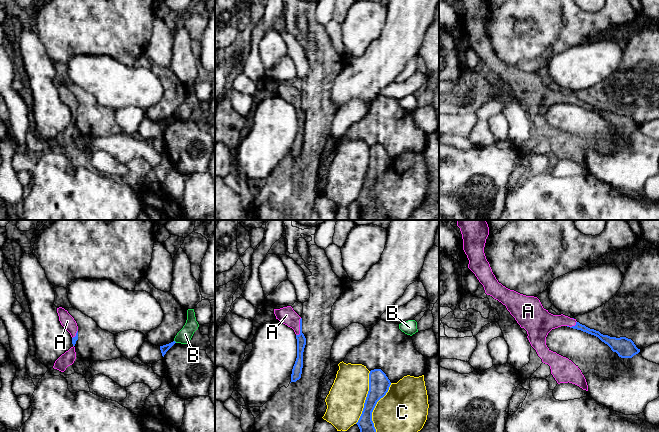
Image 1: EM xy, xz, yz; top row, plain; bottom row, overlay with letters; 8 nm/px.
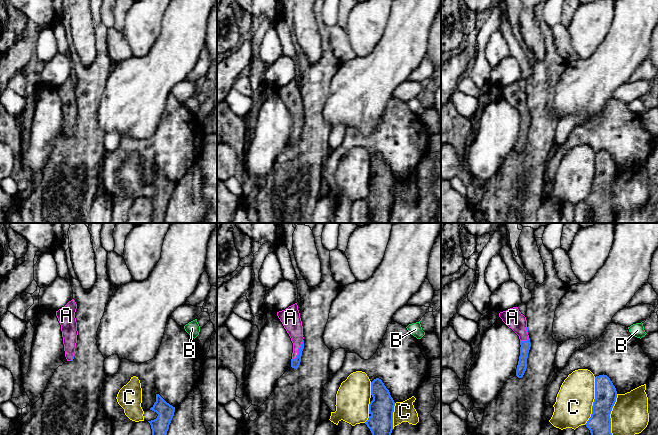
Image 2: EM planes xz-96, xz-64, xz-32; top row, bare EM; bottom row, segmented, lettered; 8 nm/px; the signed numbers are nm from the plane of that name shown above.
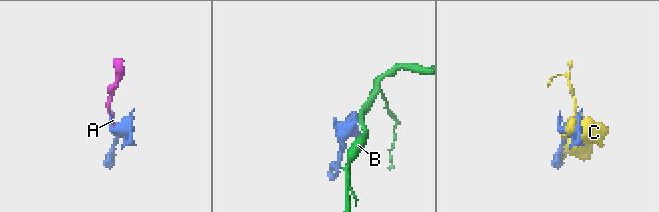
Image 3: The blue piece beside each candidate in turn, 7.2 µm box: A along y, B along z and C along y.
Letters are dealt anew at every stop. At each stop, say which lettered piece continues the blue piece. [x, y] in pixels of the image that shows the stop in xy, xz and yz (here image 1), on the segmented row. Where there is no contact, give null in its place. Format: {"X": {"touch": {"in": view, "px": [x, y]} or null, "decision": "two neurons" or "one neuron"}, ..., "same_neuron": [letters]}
{"A": {"touch": {"in": "xz", "px": [300, 327]}, "decision": "one neuron"}, "B": {"touch": null, "decision": "two neurons"}, "C": {"touch": {"in": "xz", "px": [366, 397]}, "decision": "two neurons"}, "same_neuron": ["A"]}

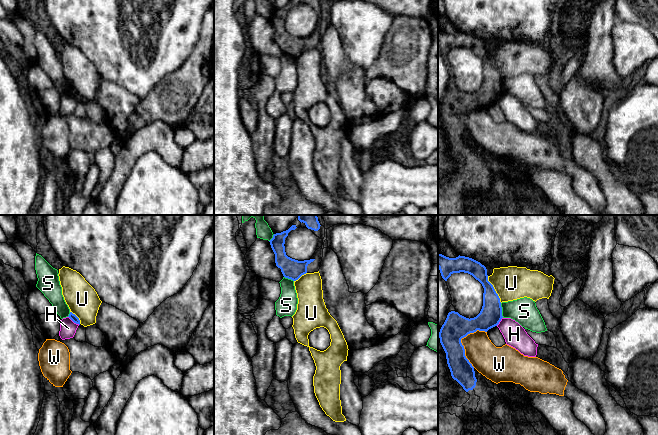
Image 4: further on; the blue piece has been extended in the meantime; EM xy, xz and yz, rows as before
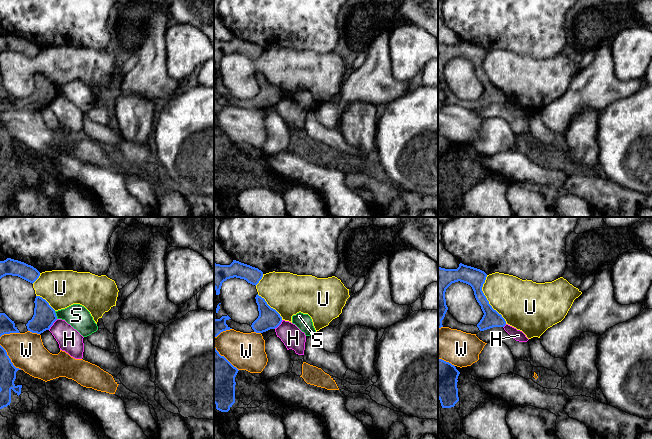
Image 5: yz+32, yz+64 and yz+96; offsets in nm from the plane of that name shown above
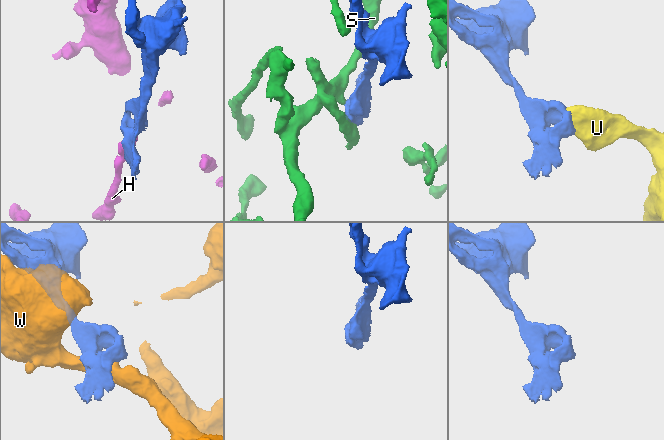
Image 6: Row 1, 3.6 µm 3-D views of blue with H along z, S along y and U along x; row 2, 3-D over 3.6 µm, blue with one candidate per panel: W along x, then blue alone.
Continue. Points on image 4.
{"H": {"touch": {"in": "xy", "px": [74, 322]}, "decision": "two neurons"}, "S": {"touch": {"in": "yz", "px": [501, 310]}, "decision": "two neurons"}, "U": {"touch": {"in": "yz", "px": [494, 289]}, "decision": "two neurons"}, "W": {"touch": {"in": "yz", "px": [460, 342]}, "decision": "two neurons"}, "same_neuron": []}

